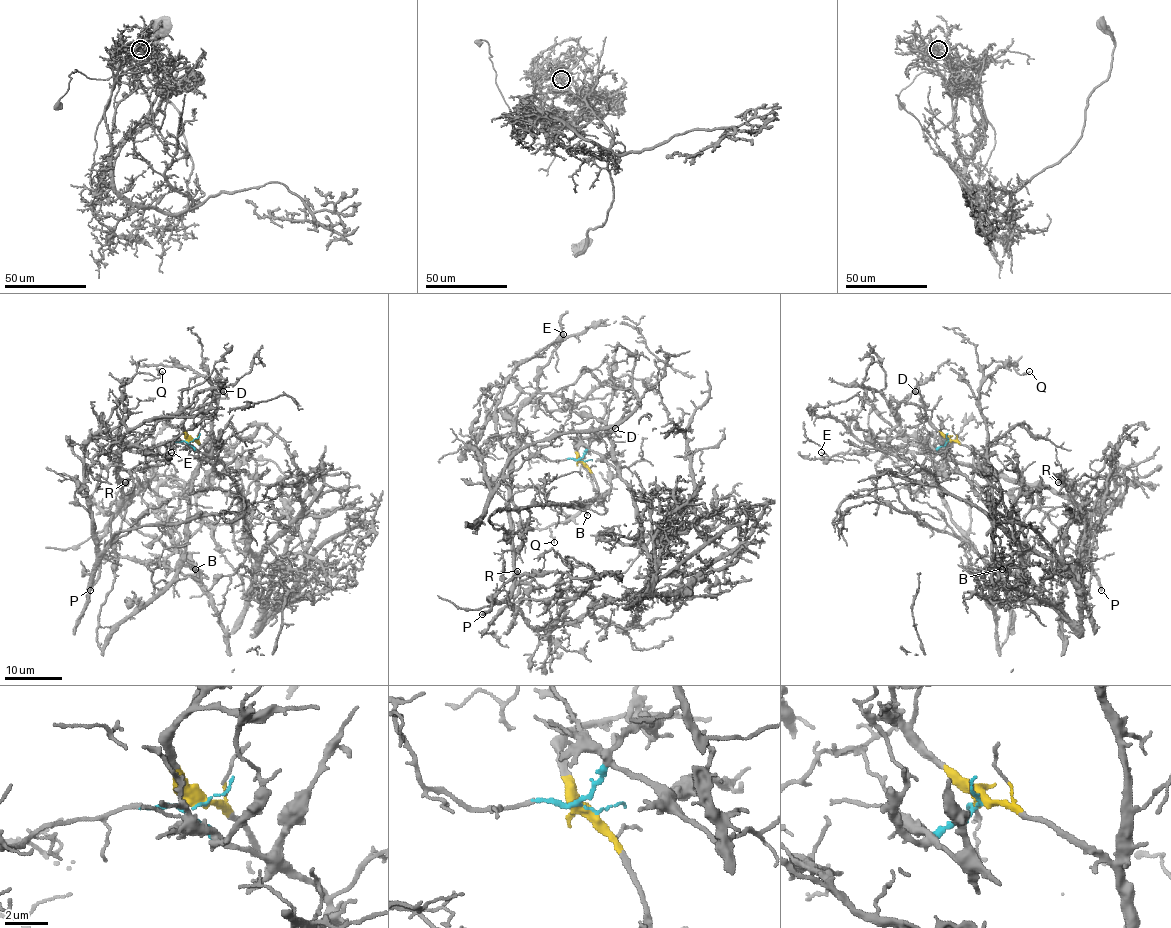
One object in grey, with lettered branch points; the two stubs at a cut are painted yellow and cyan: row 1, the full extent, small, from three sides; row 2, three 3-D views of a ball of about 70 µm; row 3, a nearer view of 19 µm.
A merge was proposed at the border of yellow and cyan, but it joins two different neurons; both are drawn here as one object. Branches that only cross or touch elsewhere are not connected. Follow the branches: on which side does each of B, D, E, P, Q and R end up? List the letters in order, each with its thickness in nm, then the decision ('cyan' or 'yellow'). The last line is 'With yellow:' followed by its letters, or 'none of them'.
B: 130 nm thick; yellow
D: 160 nm thick; yellow
E: 150 nm thick; cyan
P: 360 nm thick; cyan
Q: 150 nm thick; yellow
R: 120 nm thick; cyan
With yellow: B, D, Q

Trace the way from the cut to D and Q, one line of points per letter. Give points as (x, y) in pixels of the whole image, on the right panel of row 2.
D: (948, 442), (931, 421), (922, 398), (915, 391)
Q: (948, 442), (956, 441), (983, 454), (986, 418), (979, 388), (995, 369), (1010, 365), (1019, 374), (1029, 371)

